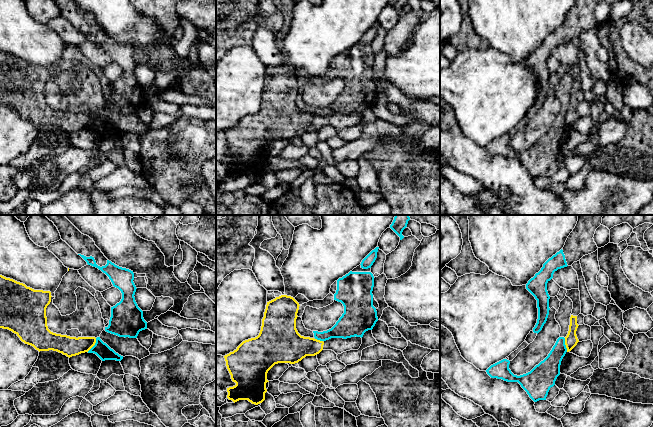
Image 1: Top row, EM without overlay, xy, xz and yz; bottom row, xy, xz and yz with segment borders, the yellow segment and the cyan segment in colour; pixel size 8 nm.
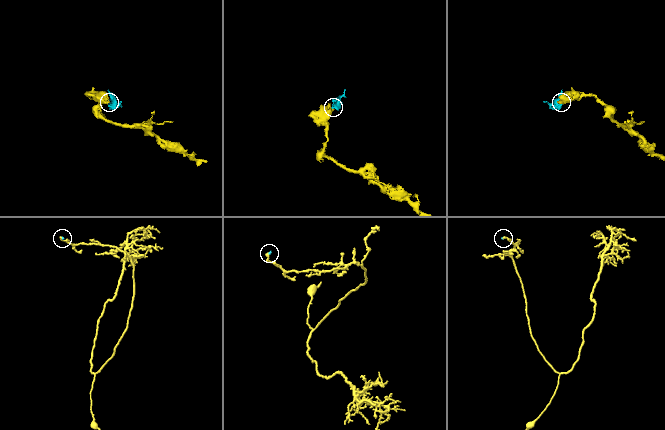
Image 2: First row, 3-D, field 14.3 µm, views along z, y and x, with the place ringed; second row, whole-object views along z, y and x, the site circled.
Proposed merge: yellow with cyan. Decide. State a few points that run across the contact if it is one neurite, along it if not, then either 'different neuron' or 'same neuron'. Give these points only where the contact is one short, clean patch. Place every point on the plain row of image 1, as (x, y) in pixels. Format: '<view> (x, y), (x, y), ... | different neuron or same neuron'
xy (96, 114), (96, 118), (87, 127) | different neuron

